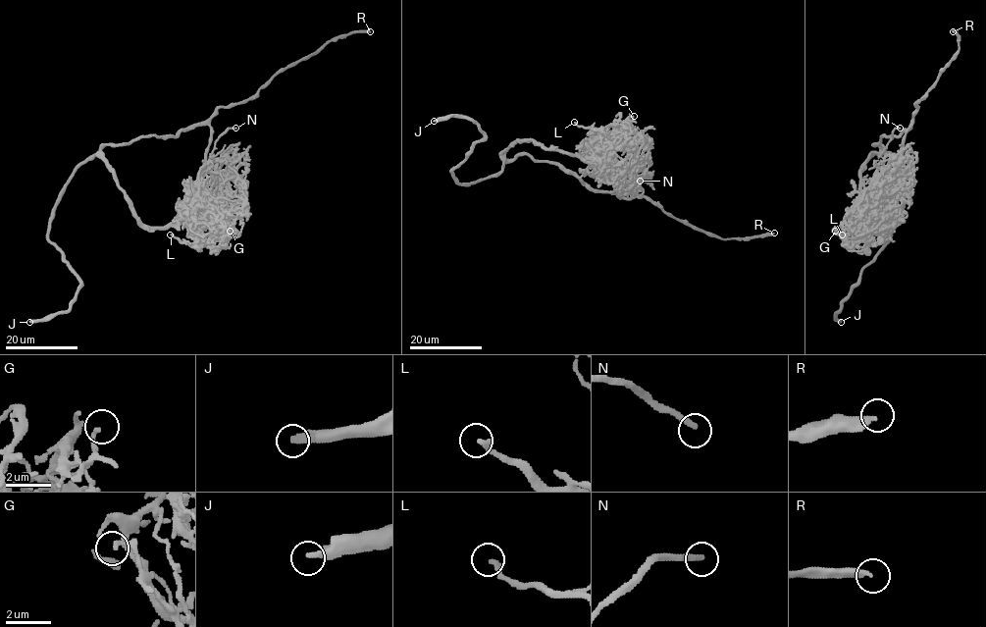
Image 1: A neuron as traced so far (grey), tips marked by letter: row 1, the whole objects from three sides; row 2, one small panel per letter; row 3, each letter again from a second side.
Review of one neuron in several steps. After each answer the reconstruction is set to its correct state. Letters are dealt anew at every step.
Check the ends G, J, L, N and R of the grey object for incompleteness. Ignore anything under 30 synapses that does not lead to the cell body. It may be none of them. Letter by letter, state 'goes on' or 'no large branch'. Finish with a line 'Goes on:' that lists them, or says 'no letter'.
G: no large branch
J: goes on
L: no large branch
N: no large branch
R: goes on
Goes on: J, R

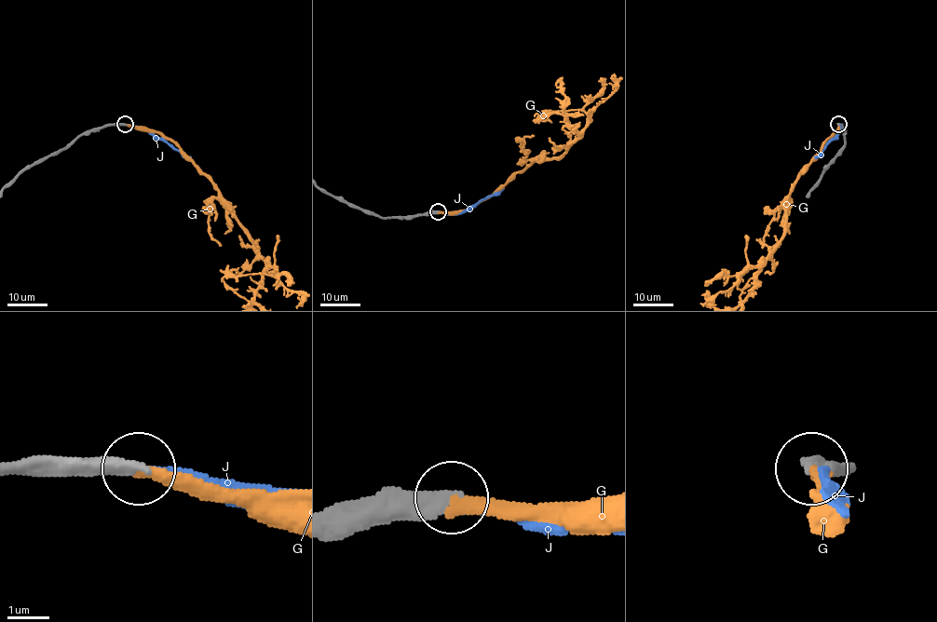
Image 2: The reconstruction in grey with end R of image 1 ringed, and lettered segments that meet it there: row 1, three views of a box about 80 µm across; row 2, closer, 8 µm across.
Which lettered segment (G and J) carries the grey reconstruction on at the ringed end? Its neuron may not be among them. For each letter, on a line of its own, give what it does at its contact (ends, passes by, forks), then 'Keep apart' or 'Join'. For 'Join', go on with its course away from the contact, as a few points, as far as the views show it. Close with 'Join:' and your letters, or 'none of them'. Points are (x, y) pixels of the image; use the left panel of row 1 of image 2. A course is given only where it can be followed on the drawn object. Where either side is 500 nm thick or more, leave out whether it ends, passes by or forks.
G: It ends there. Join
J: It ends there. Keep apart
Join: G

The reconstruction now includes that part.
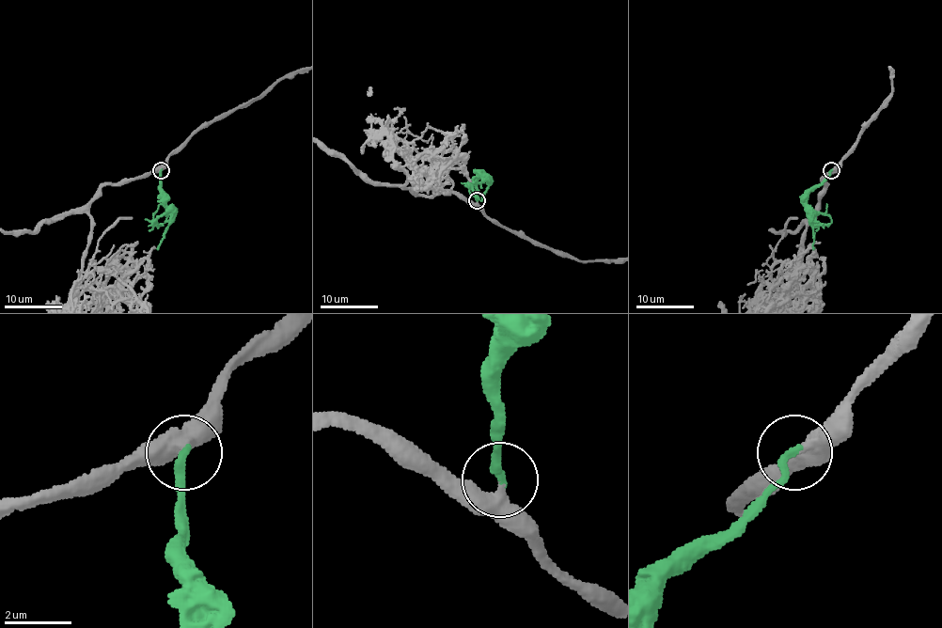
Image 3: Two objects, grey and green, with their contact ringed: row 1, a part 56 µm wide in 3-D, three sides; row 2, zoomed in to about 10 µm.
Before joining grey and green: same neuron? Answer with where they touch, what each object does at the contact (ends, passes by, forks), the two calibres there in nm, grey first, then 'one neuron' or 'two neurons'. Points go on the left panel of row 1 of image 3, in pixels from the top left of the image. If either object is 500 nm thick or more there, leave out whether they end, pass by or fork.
(161, 170) | grey passes by | green ends | 280/280 nm | one neuron

